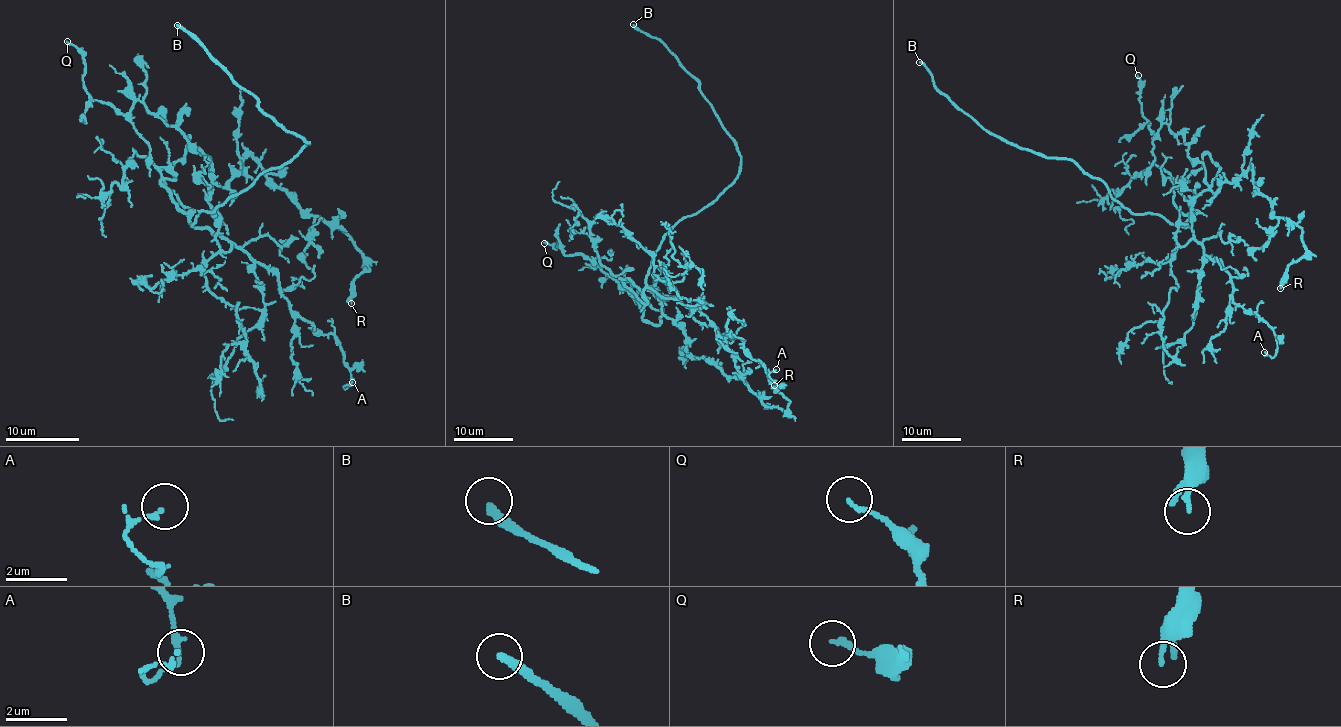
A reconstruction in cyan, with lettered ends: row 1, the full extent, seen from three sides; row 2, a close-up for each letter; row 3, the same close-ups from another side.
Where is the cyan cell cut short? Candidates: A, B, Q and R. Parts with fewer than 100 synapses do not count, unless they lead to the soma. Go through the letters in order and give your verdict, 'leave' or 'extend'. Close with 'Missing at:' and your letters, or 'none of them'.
A: leave
B: extend
Q: leave
R: leave
Missing at: B

